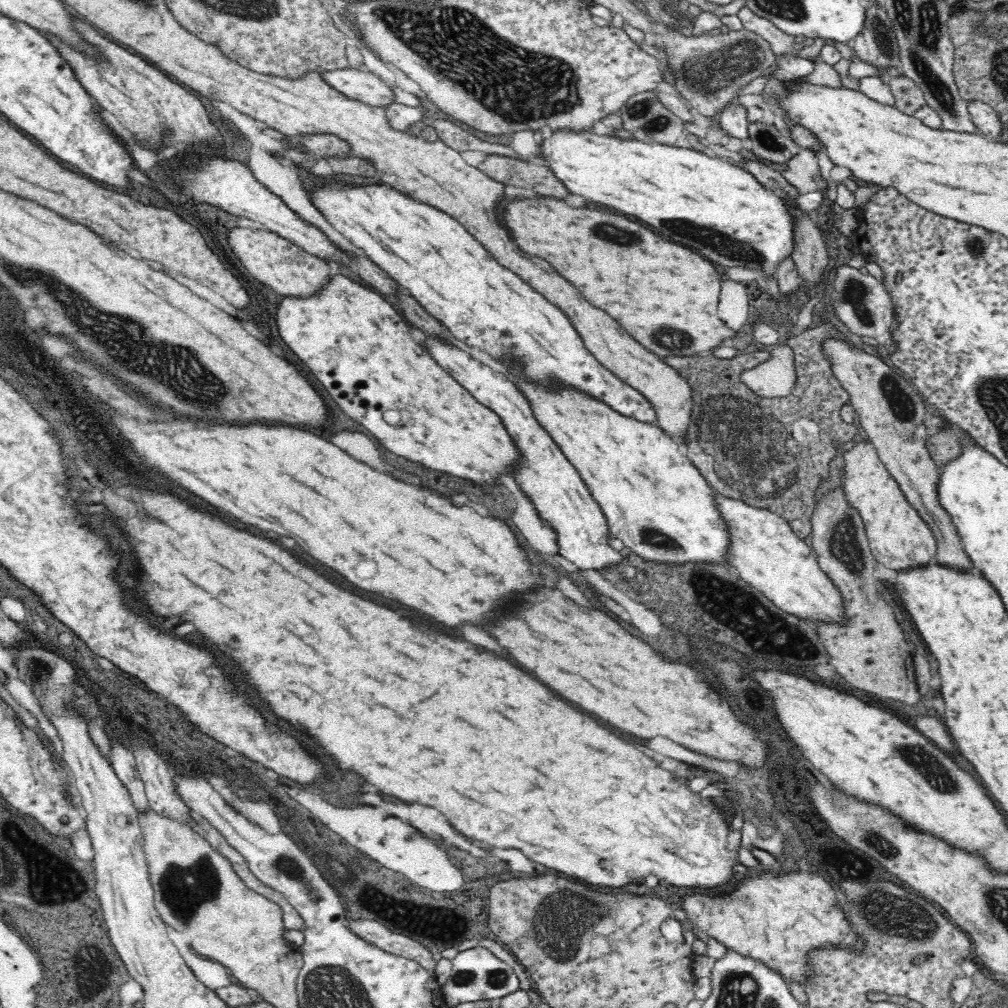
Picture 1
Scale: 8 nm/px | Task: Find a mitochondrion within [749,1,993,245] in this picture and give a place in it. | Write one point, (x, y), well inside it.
(882, 35)

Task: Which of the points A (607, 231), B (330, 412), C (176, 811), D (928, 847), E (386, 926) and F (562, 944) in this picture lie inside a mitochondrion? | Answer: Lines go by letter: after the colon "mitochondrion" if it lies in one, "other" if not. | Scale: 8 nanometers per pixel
A: mitochondrion
B: other
C: other
D: other
E: other
F: mitochondrion

